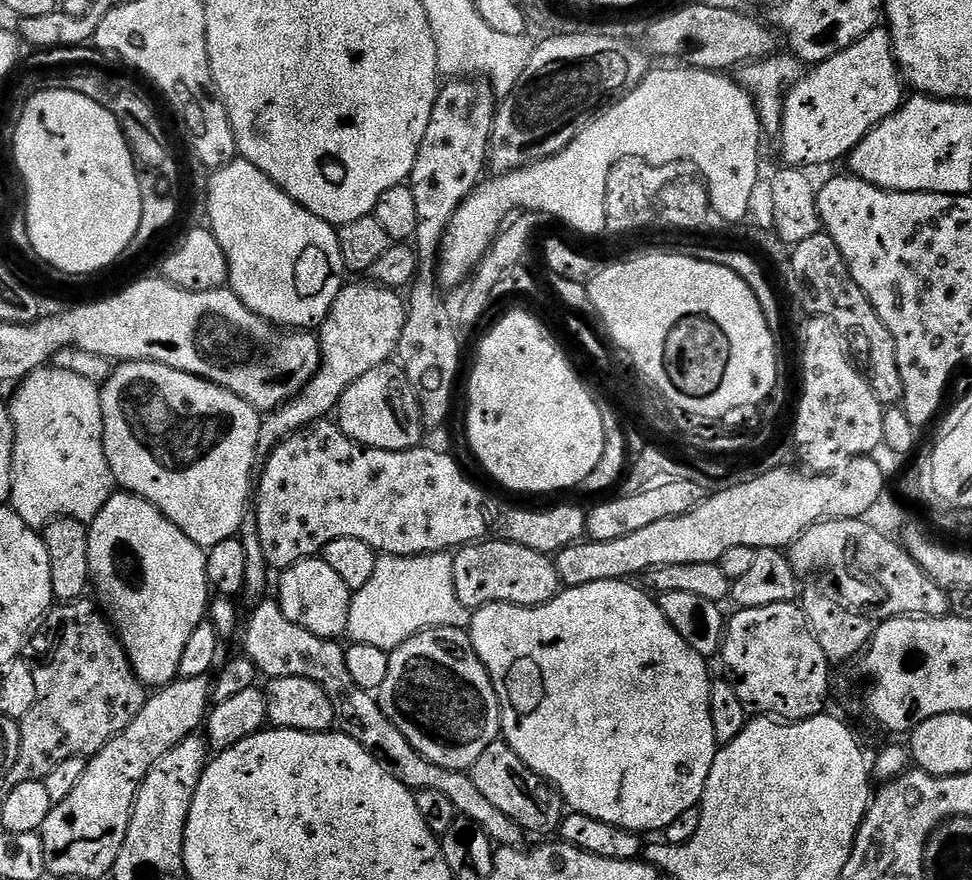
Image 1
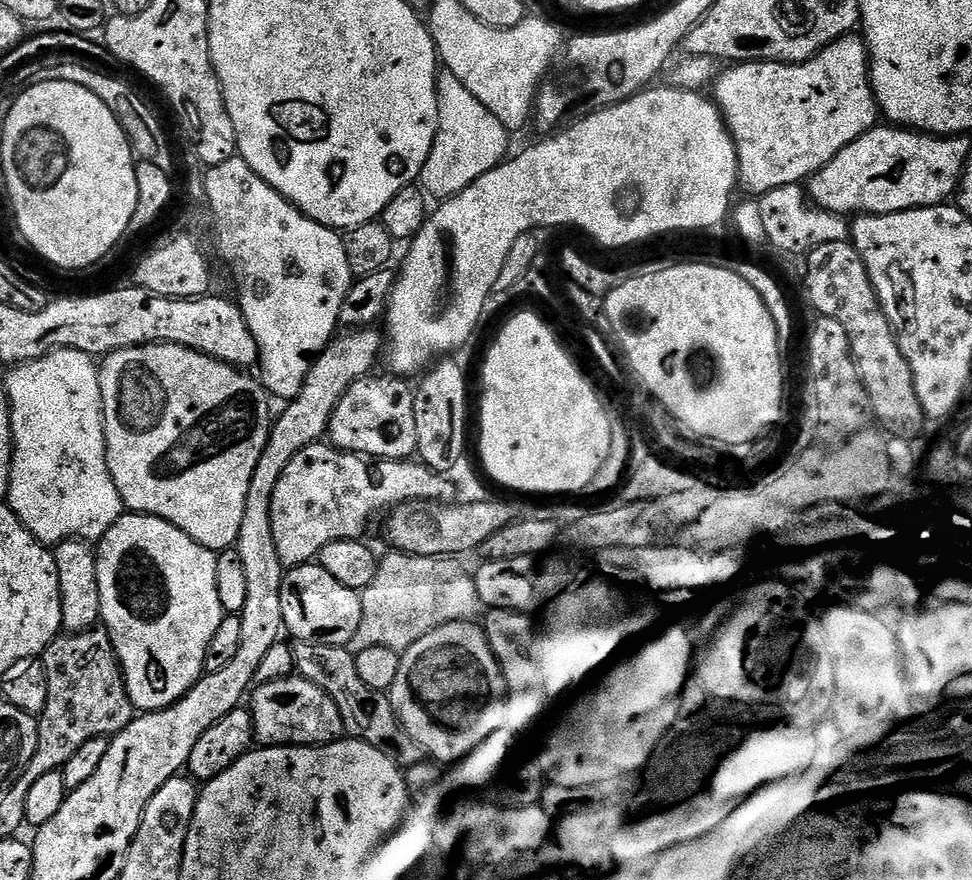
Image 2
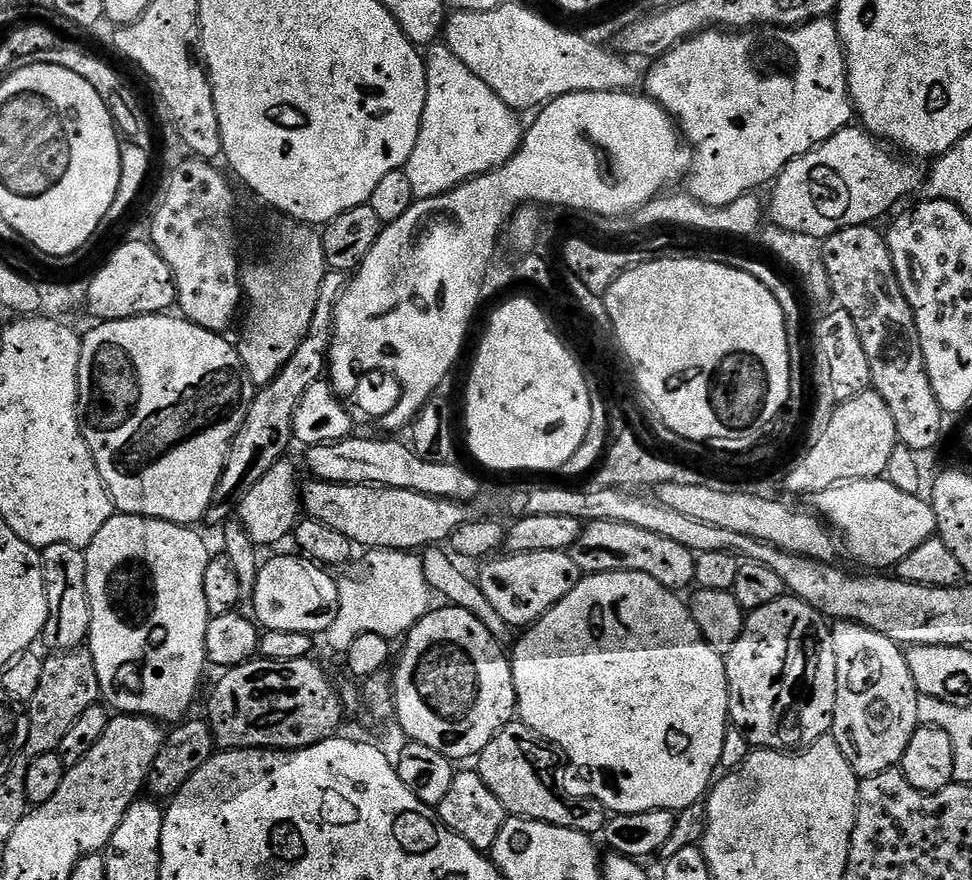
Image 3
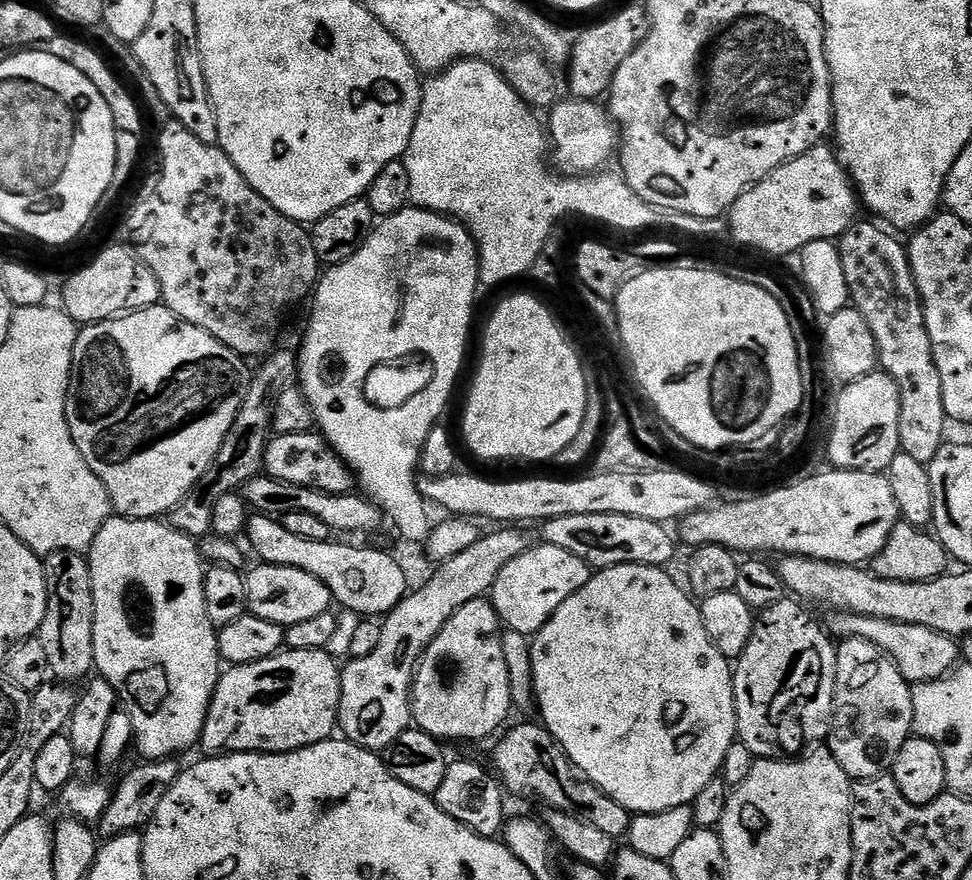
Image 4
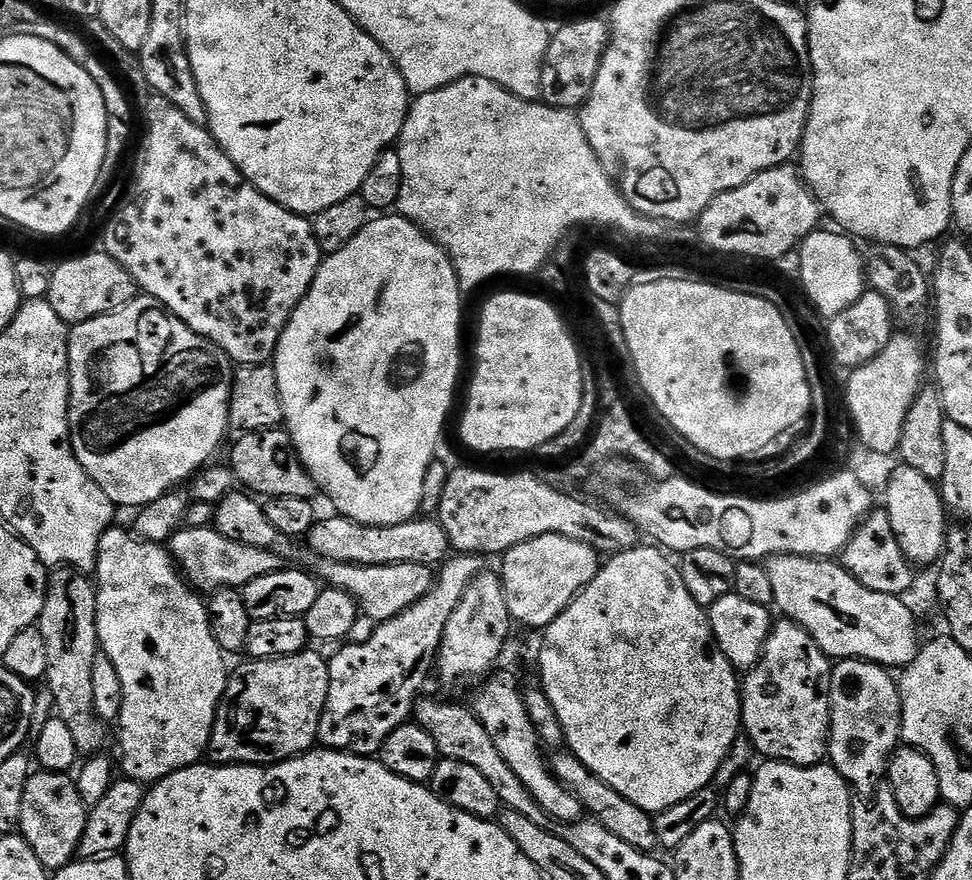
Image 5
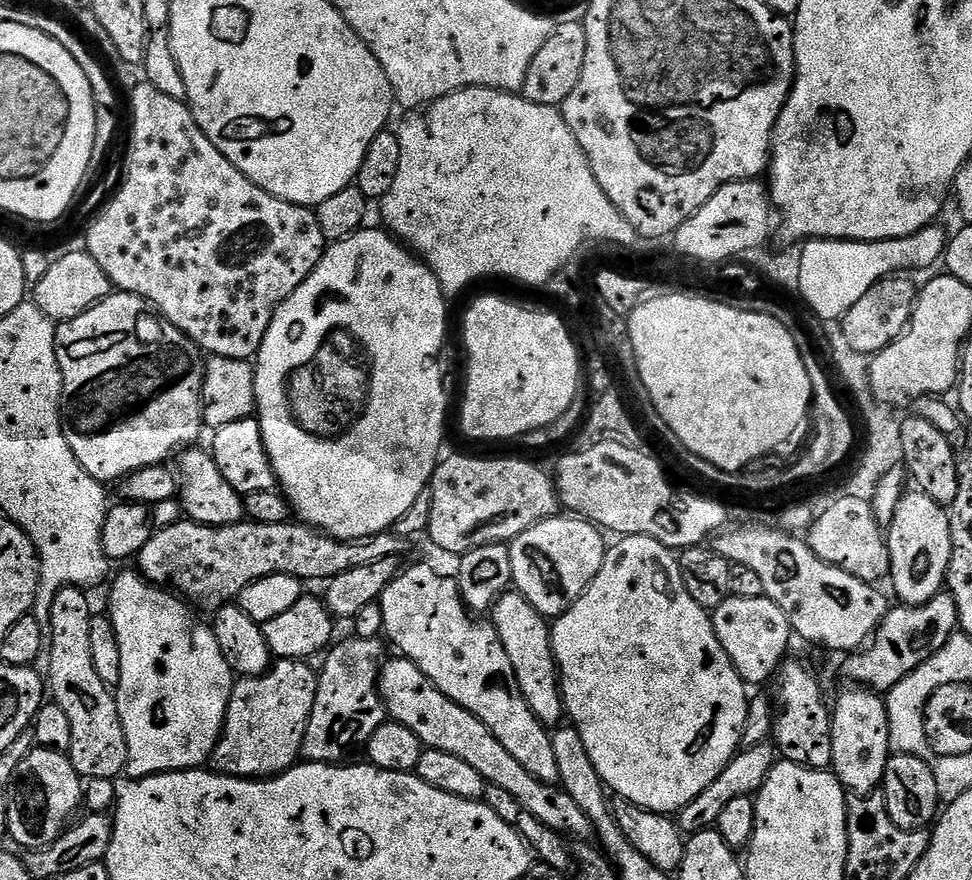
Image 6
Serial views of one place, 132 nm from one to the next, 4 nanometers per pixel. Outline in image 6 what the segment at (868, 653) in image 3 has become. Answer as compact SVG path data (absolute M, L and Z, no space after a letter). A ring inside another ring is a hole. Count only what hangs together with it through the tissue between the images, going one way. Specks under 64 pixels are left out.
M848 686L831 709L832 741L834 758L831 771L835 772L840 785L852 794L867 794L883 785L886 762L890 755L890 726L888 706L879 692L863 686Z

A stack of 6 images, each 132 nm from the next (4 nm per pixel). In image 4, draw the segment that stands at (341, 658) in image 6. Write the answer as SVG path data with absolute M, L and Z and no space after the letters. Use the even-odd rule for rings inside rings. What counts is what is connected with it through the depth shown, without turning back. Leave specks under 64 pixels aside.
M500 526L497 532L485 531L474 542L474 546L468 547L462 554L455 558L450 558L445 564L439 565L435 569L436 573L421 586L420 589L409 591L394 610L383 617L380 624L380 633L378 634L378 646L366 654L366 658L357 660L349 659L348 665L343 665L340 674L340 718L338 721L339 731L343 739L349 740L359 748L367 748L370 752L377 754L383 753L384 749L398 738L413 723L412 718L412 680L416 676L416 667L420 665L422 654L430 646L430 642L450 622L450 618L459 608L466 606L466 602L487 597L491 593L494 582L498 574L502 574L502 569L514 562L518 554L526 554L530 546L528 536L523 532L520 526Z

